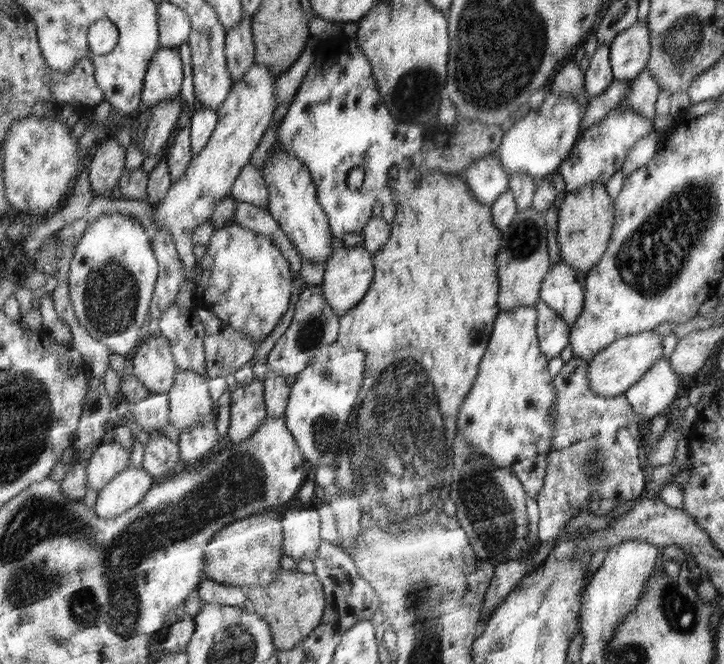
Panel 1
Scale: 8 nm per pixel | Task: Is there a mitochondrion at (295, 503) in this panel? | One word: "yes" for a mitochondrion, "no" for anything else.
no

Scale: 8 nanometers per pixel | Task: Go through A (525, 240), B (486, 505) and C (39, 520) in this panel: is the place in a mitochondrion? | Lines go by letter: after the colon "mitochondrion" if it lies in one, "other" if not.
A: mitochondrion
B: mitochondrion
C: mitochondrion

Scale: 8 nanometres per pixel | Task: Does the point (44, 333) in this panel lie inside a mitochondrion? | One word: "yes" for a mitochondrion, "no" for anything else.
no

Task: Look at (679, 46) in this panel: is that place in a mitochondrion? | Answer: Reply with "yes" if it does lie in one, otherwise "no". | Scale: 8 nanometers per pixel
yes

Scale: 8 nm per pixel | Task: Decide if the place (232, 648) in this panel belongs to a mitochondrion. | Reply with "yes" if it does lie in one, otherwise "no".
yes

